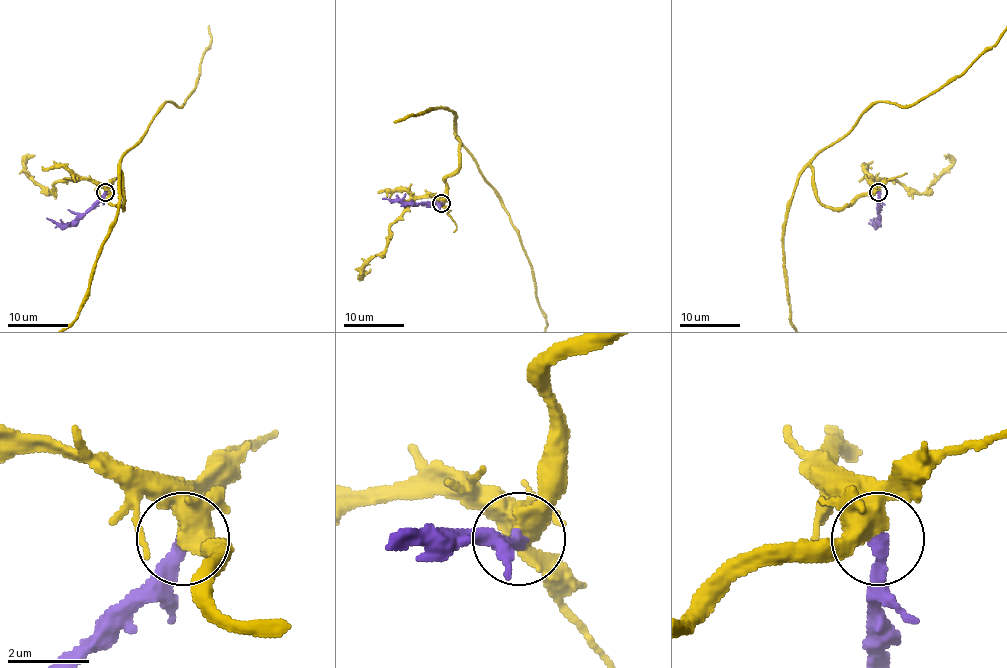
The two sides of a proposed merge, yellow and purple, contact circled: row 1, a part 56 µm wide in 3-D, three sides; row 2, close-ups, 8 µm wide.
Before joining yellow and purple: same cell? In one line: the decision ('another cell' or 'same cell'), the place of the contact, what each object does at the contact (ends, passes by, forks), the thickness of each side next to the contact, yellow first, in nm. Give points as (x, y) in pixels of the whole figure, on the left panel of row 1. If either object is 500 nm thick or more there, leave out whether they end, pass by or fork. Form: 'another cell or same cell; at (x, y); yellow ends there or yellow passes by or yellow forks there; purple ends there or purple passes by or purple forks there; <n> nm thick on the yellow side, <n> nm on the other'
same cell; at (105, 192); yellow forks there; purple ends there; 420 nm thick on the yellow side, 360 nm on the other

